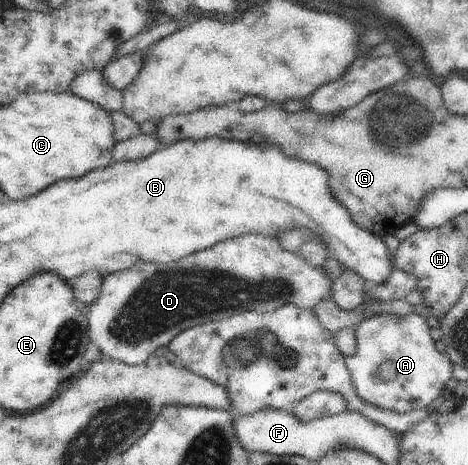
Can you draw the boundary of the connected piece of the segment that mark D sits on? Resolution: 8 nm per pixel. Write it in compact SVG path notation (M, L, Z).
M247 234L236 238L235 240L225 240L214 245L211 249L194 253L185 257L185 259L179 259L179 261L169 262L166 264L159 264L155 262L141 263L137 262L133 267L124 269L110 276L104 277L101 284L101 293L99 297L92 303L89 304L85 313L89 319L89 326L91 328L89 332L90 343L93 344L97 349L100 349L100 353L104 359L119 360L129 365L140 364L145 361L151 354L161 347L168 347L170 341L179 335L179 333L209 322L219 322L221 320L229 319L237 314L243 312L259 312L260 314L266 314L274 312L279 309L280 306L285 304L295 304L297 307L312 309L313 306L320 304L323 300L328 300L332 294L332 283L334 279L327 279L322 271L322 266L315 268L308 260L305 260L301 255L299 249L294 253L290 253L280 248L279 239L266 238L265 236L254 236Z

